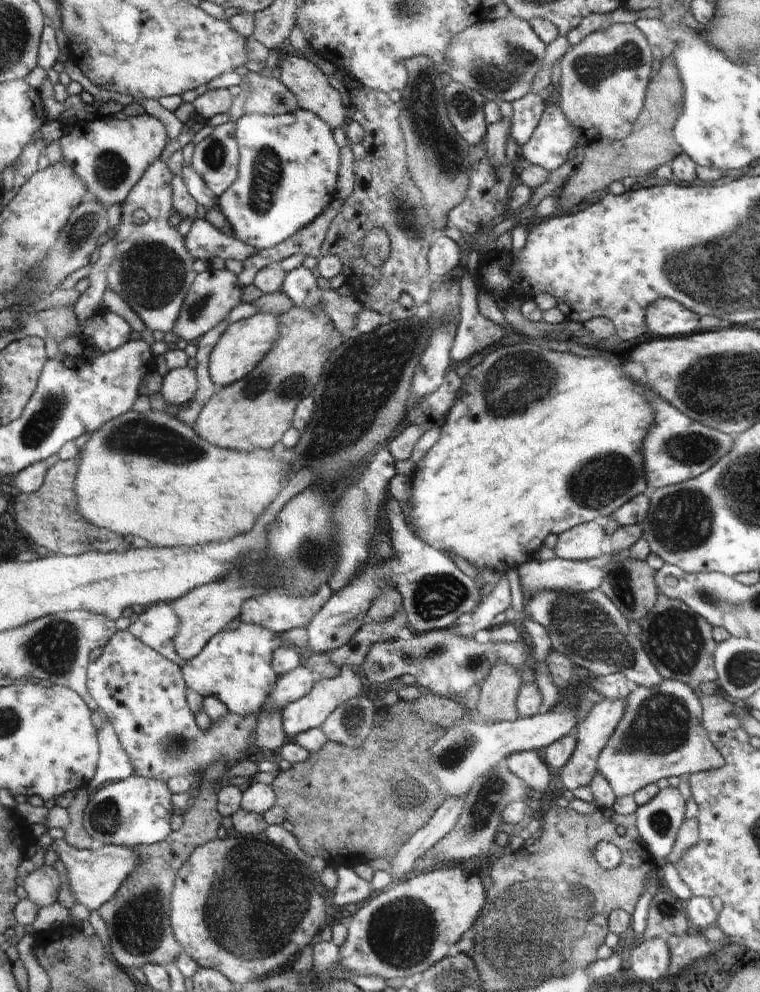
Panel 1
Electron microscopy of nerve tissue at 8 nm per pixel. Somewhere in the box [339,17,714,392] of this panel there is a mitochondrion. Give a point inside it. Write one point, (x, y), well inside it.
(434, 137)

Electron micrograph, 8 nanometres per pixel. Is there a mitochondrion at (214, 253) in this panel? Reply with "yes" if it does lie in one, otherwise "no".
no

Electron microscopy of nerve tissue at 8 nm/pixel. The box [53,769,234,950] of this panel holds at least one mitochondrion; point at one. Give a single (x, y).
(105, 818)

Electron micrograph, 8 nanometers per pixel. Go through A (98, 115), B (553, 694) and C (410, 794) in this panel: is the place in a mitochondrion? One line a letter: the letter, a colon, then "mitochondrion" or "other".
A: other
B: other
C: mitochondrion

